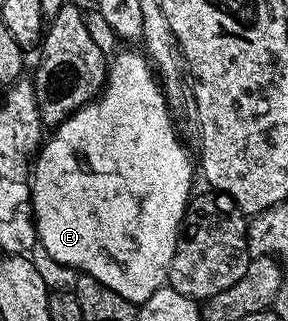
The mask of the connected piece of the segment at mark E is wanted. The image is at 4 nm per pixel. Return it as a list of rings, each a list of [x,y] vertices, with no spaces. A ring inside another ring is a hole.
[[[124,48],[121,54],[111,55],[106,85],[100,91],[100,97],[88,102],[81,110],[75,110],[65,122],[55,127],[52,139],[41,145],[34,158],[34,185],[32,191],[32,212],[36,237],[39,245],[60,266],[73,266],[80,274],[89,274],[94,280],[106,284],[106,288],[114,288],[118,296],[126,296],[126,300],[137,304],[154,296],[158,287],[168,281],[170,260],[174,260],[176,242],[181,236],[182,227],[186,221],[186,207],[193,197],[192,170],[194,174],[194,158],[188,155],[186,147],[180,143],[180,134],[172,123],[173,111],[170,109],[168,99],[164,97],[163,89],[152,69],[152,63],[139,49]]]

